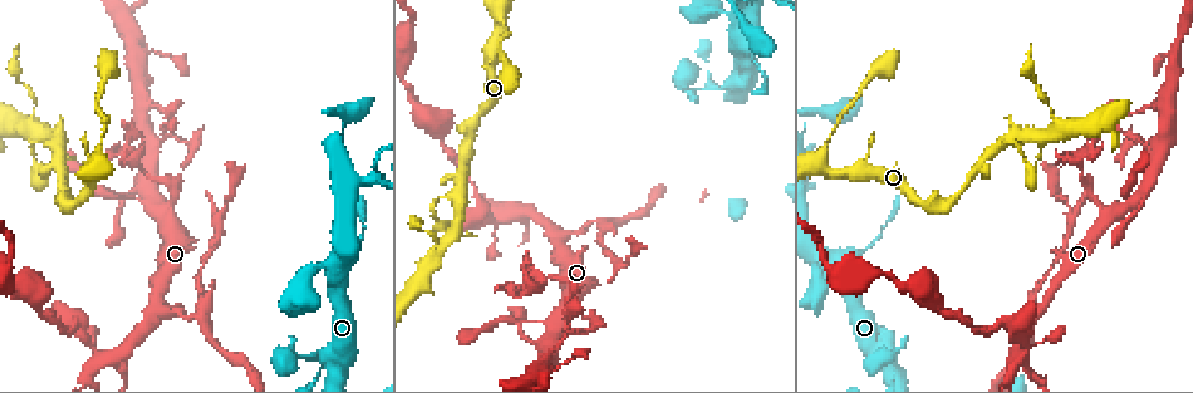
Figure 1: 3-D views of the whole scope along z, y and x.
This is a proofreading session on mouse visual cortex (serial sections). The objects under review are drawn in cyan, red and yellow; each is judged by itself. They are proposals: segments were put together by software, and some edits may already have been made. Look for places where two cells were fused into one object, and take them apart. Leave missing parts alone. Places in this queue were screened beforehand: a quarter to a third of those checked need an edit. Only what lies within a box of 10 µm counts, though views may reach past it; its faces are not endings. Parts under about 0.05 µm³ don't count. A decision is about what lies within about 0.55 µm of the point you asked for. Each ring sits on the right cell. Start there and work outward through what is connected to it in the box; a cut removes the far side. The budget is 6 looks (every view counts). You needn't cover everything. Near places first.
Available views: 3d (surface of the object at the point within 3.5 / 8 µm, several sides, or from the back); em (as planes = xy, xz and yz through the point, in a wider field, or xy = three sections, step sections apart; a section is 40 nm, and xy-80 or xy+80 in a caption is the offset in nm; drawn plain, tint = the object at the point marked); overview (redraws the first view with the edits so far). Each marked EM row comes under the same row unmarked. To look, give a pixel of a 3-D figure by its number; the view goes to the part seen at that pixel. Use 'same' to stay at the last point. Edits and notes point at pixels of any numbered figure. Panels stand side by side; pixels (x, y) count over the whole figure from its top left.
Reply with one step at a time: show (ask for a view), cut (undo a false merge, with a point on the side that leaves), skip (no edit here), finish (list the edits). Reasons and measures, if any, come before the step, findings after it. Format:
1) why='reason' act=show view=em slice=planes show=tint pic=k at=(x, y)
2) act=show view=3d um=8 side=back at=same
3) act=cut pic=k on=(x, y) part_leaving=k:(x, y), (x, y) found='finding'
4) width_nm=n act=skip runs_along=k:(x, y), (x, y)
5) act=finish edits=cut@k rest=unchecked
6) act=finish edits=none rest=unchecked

why='three arms meet' act=show view=3d um=8 pic=1 at=(458, 194)

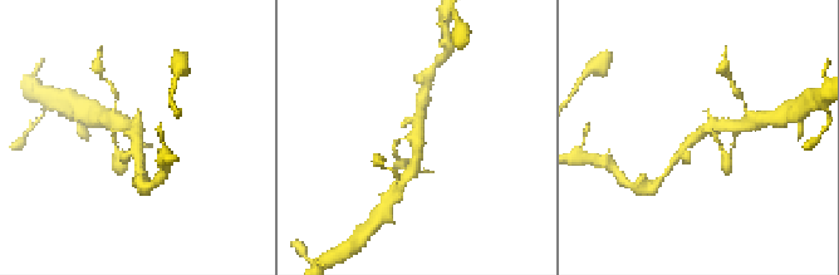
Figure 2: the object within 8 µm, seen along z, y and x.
act=show view=3d um=3.5 at=same

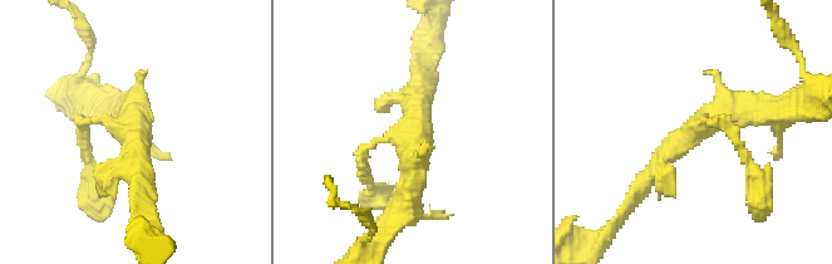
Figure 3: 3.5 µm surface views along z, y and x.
arms=3 arm_widths_nm=150,250,300 act=show view=em slice=xy step=2 show=tint pic=3 at=(410, 128)

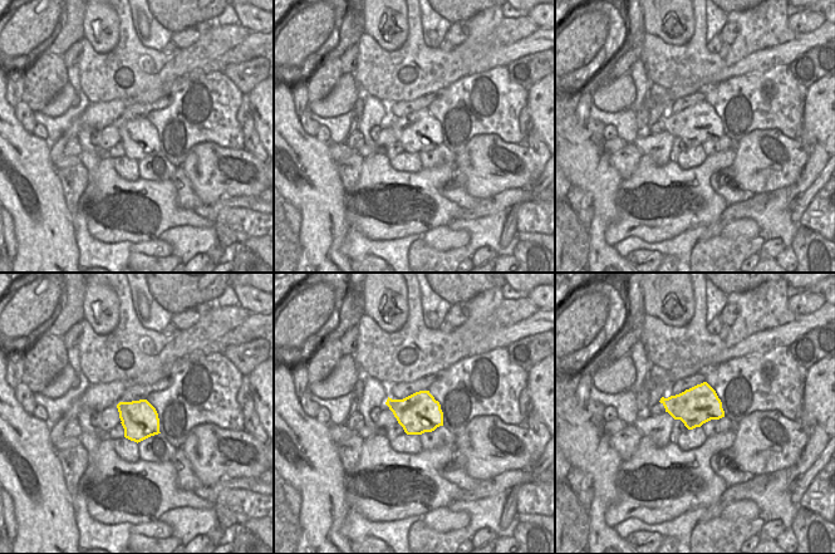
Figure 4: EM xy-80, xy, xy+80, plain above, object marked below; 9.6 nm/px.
act=skip runs_along=3:(636, 196), (700, 122), (766, 111) found='all the same cell'

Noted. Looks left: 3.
why='branch point' act=show view=3d um=3.5 pic=1 at=(167, 219)

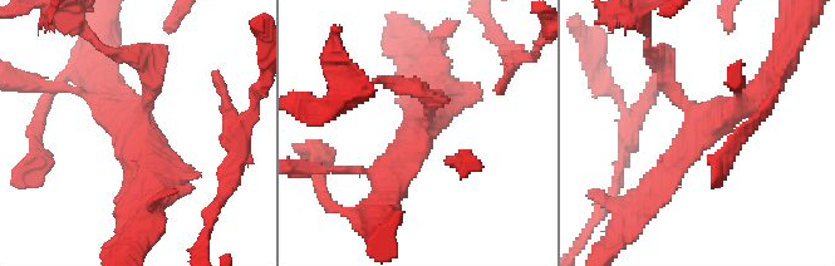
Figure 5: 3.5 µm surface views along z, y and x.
arms=3 arm_widths_nm=200,300,300 why='need the tissue' act=show view=em slice=xy step=3 show=tint pic=5 at=(699, 128)

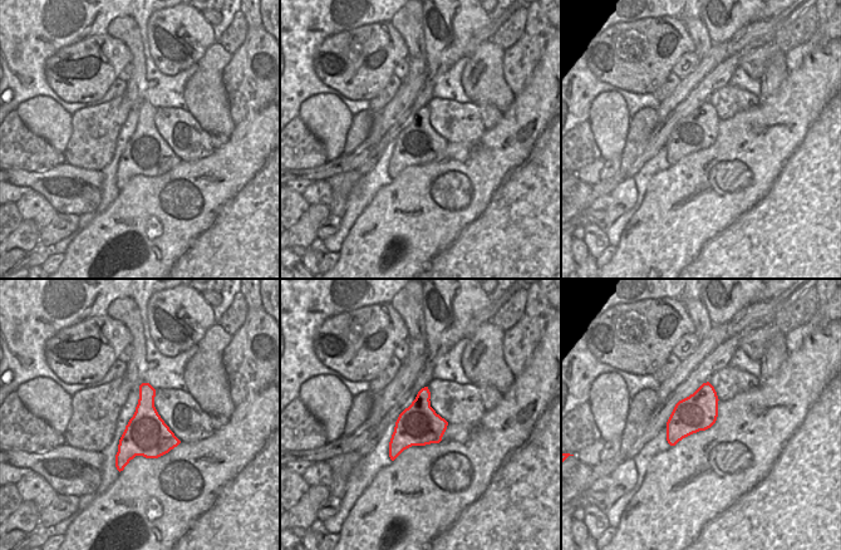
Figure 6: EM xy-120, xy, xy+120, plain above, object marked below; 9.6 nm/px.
act=skip runs_along=5:(641, 202), (700, 128), (757, 90) found='one cell here'

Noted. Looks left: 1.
act=finish edits=none rest=unchecked

